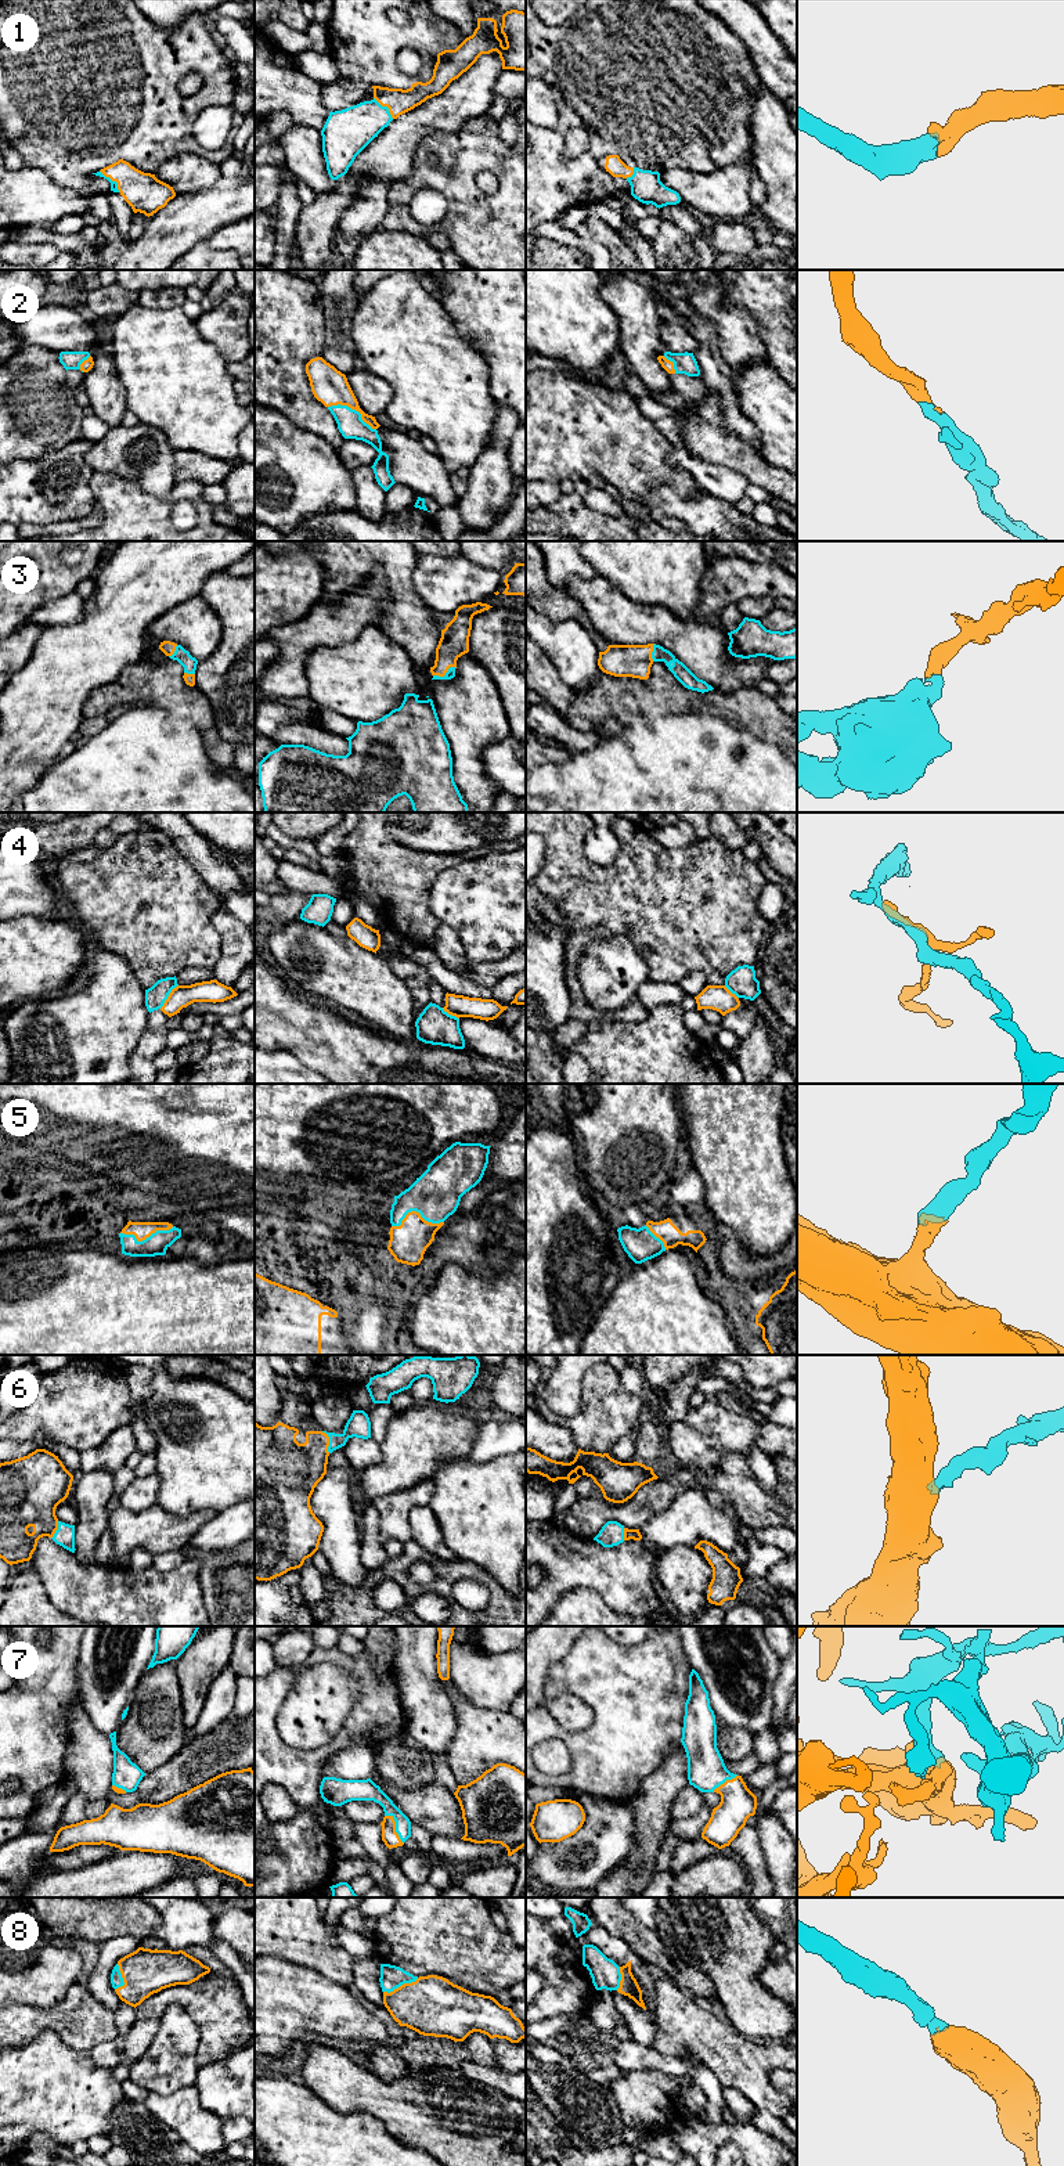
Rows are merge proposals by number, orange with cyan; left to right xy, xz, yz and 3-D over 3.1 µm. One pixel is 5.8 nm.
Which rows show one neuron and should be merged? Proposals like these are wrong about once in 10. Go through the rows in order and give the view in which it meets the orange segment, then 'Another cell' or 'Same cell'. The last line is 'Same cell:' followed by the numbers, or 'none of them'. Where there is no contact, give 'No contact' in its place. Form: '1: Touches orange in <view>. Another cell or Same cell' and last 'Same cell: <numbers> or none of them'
1: Touches orange in xy. Same cell
2: Touches orange in xz. Same cell
3: Touches orange in xz. Same cell
4: Touches orange in xy. Another cell
5: Touches orange in xz. Same cell
6: Touches orange in xz. Same cell
7: Touches orange in xz. Same cell
8: Touches orange in xz. Same cell
Same cell: 1, 2, 3, 5, 6, 7, 8

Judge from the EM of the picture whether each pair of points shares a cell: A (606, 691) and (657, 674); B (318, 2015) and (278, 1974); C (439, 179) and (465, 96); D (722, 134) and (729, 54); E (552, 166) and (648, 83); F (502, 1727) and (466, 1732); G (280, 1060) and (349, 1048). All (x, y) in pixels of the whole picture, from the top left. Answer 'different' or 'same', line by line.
A: same
B: same
C: different
D: same
E: same
F: same
G: different

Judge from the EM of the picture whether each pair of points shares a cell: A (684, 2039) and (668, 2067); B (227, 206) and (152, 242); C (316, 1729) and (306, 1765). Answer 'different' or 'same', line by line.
A: different
B: same
C: different

